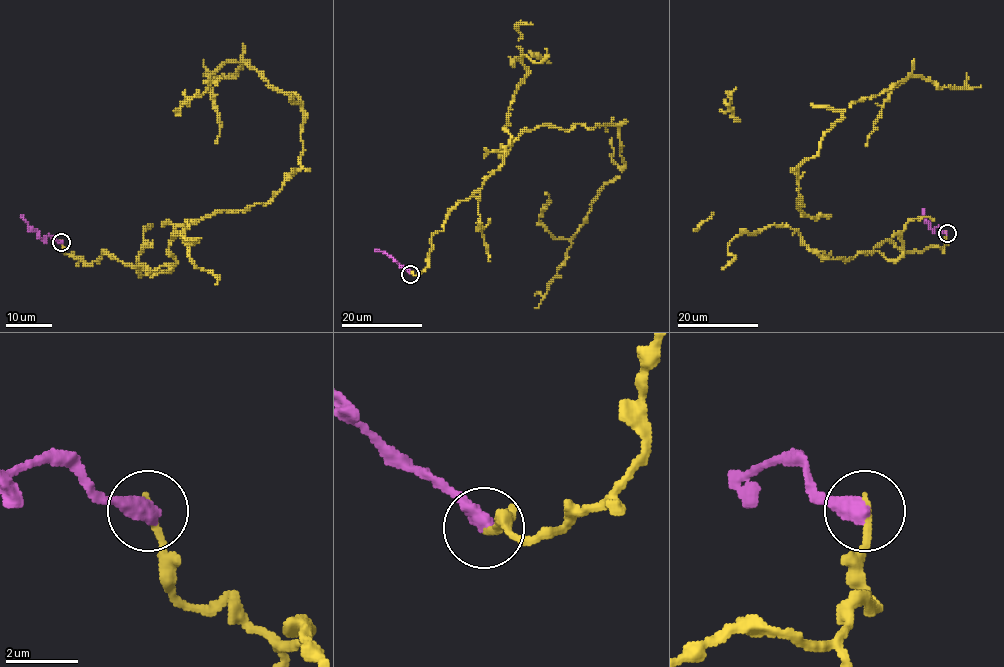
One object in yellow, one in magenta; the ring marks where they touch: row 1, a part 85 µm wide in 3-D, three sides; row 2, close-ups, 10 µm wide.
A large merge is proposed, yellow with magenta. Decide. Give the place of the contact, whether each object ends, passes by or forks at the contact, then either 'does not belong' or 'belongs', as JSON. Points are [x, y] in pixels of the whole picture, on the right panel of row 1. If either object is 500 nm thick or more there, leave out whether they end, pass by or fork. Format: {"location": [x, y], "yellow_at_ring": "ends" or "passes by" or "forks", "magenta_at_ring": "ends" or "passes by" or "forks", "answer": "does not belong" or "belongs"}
{"location": [947, 233], "answer": "belongs"}

